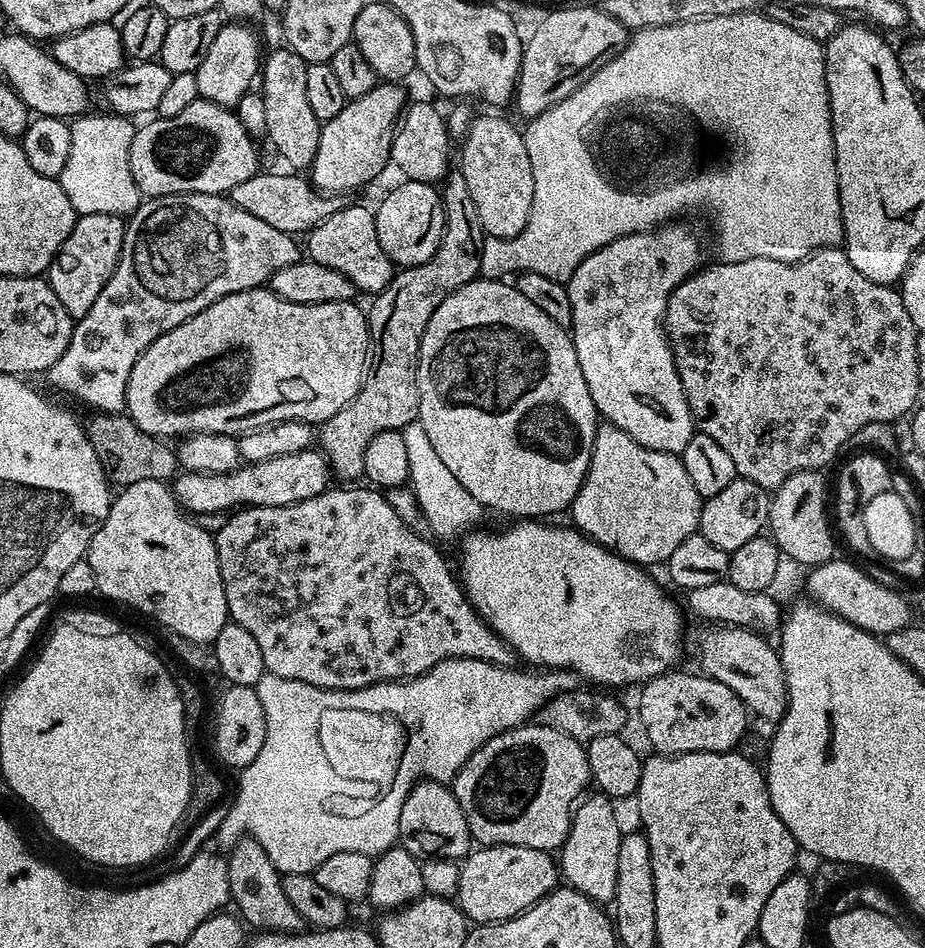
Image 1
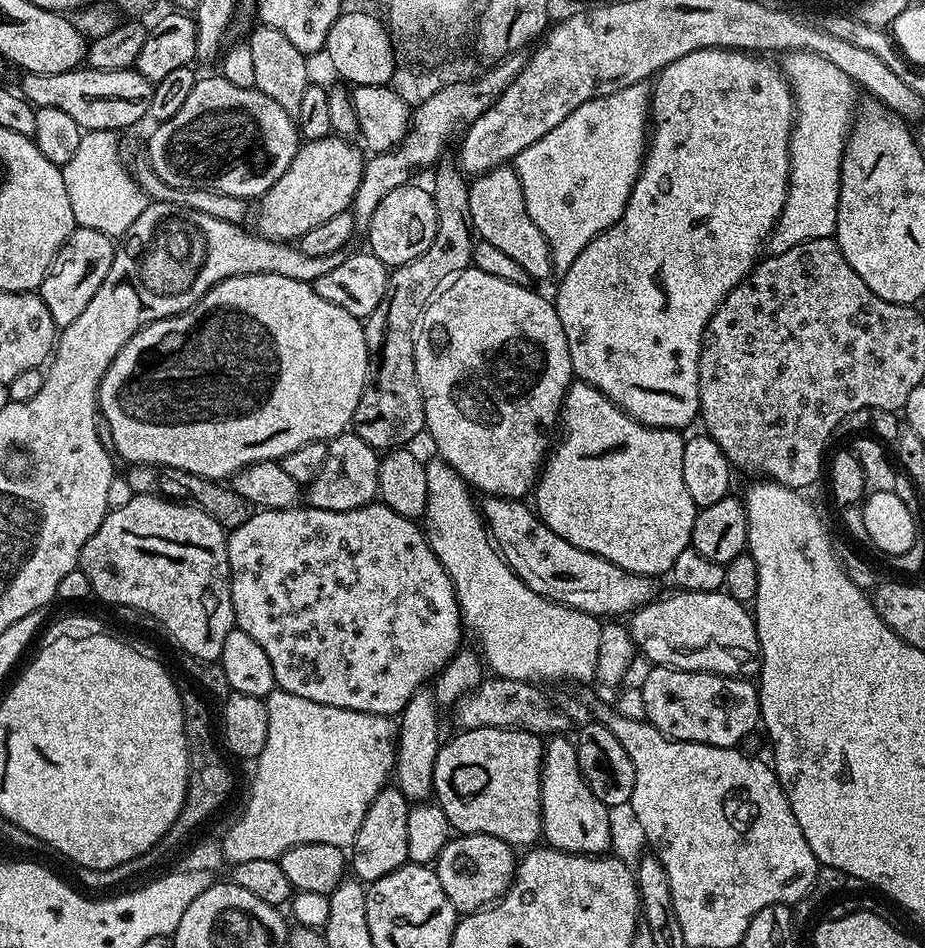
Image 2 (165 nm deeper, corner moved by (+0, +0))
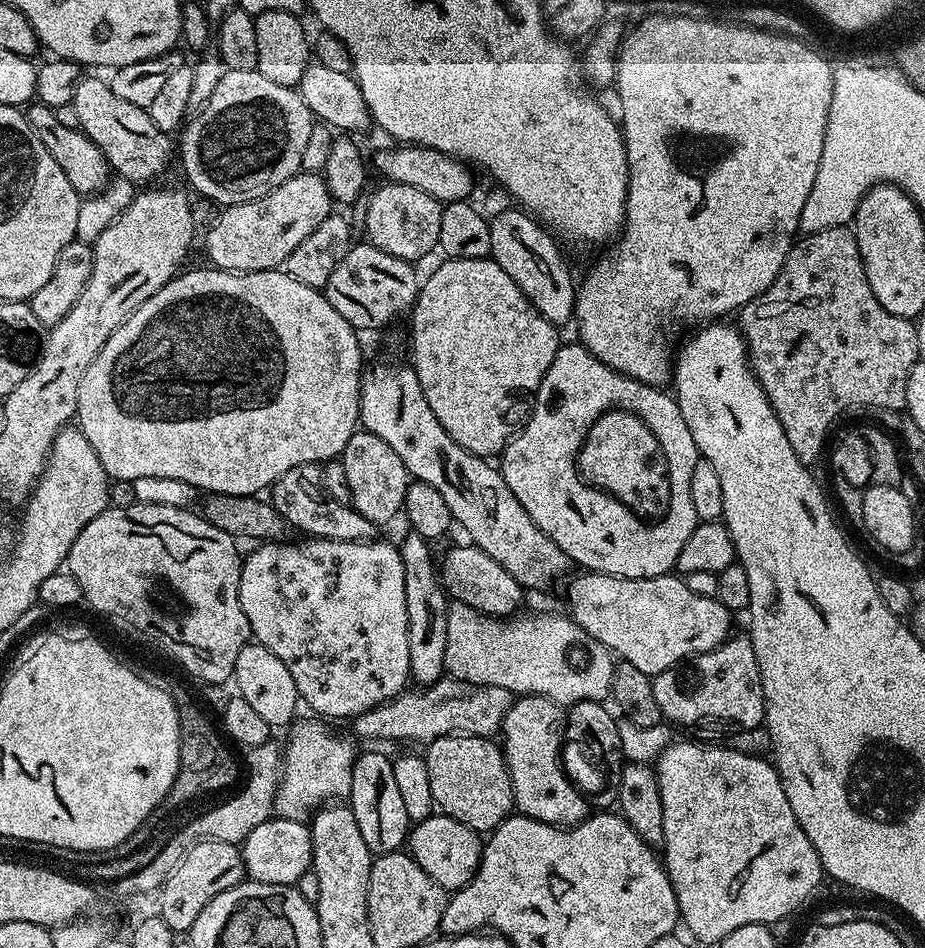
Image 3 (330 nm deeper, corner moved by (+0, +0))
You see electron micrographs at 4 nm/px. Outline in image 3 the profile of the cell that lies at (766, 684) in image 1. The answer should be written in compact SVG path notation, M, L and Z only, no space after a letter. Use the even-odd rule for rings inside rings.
M585 571L580 575L584 576L574 577L575 575L573 575L571 577L571 580L573 579L572 585L568 588L569 610L567 609L567 611L570 613L571 619L575 620L576 623L580 625L581 631L587 637L588 635L593 636L591 639L595 641L595 643L603 644L609 652L619 657L623 663L629 664L630 666L638 666L638 670L642 670L642 674L646 674L650 678L655 678L659 672L675 669L677 667L675 664L678 663L683 656L692 658L701 652L712 652L717 646L723 644L733 631L733 613L729 612L726 606L722 606L722 602L714 596L699 596L698 594L694 594L694 590L690 590L690 586L686 586L679 575L669 574L666 576L655 576L654 578L642 578L641 580L627 580L621 576L603 576L600 572L589 571Z

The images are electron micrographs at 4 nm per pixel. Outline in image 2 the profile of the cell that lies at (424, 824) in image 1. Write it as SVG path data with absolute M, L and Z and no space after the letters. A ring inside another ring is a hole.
M431 687L420 688L398 716L398 739L395 741L394 784L409 802L424 802L433 795L434 762L440 753L442 735L436 718L438 705Z

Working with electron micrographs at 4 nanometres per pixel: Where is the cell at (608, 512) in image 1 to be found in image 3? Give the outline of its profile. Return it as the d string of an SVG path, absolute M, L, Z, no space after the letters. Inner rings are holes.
M564 342L554 354L554 362L550 362L550 370L546 370L538 390L534 393L534 403L531 405L527 420L505 444L503 453L499 457L501 460L498 460L498 467L504 476L506 486L510 486L514 498L522 502L526 514L530 514L532 521L568 555L573 565L581 564L581 569L600 572L603 576L621 576L627 580L669 575L675 569L678 554L682 554L682 546L686 546L686 538L694 534L698 523L694 514L694 502L690 502L690 474L694 474L698 453L694 438L690 438L690 426L686 426L686 418L682 418L675 399L669 393L667 396L659 387L643 384L614 371L598 358L594 358L594 354L587 352L583 344Z

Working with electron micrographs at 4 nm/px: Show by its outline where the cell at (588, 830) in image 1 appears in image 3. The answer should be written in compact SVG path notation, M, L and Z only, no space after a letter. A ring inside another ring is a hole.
M521 695L513 699L502 729L504 761L512 779L512 798L519 815L557 826L580 824L590 815L590 804L568 781L560 765L560 743L566 740L566 712L548 696Z

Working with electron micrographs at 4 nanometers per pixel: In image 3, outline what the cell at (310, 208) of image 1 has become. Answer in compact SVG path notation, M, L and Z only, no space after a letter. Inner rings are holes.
M85 75L76 84L76 89L72 95L72 105L74 106L74 114L78 114L79 129L85 132L90 138L90 142L94 142L94 146L98 146L98 150L102 150L102 154L106 158L109 169L119 179L130 181L133 186L148 186L156 180L168 168L168 163L174 160L174 144L170 141L169 133L158 130L158 126L154 126L154 122L150 122L150 114L146 108L139 108L130 102L126 102L122 98L118 98L118 94L114 94L111 83L107 79L99 80L99 75Z

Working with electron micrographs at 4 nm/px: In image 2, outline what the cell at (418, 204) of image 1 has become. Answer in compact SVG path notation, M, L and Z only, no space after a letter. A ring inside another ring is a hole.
M409 182L398 186L398 190L390 190L390 194L378 202L368 223L367 247L389 269L400 268L406 262L414 262L414 258L426 254L426 250L430 250L430 242L434 242L435 233L436 207L431 191L427 187L419 188L416 182Z

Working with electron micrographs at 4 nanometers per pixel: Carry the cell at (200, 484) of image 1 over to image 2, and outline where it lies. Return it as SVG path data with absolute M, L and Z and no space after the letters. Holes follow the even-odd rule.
M345 430L332 440L327 441L328 457L318 470L318 478L307 485L306 500L318 510L354 510L373 503L378 496L378 466L380 456L358 434Z

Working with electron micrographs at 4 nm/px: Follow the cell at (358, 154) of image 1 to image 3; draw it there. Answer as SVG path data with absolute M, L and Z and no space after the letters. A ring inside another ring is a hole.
M303 170L296 173L295 176L290 177L286 182L282 182L282 186L278 186L269 194L264 196L261 200L251 200L250 202L242 202L241 204L230 204L227 205L223 210L216 216L216 221L208 228L208 237L204 240L204 252L208 255L208 260L213 269L223 270L225 272L271 272L279 269L290 258L290 254L294 250L294 246L298 246L298 242L304 241L312 231L322 223L322 218L333 215L334 212L334 201L332 195L328 192L328 187L324 181L323 175L315 172L305 172Z

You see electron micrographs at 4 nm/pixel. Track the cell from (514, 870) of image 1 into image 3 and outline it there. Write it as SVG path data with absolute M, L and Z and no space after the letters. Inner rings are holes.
M443 814L427 816L425 820L417 820L411 825L406 841L407 851L449 893L466 887L474 878L480 865L482 851L481 833L475 832L470 826L458 822Z

